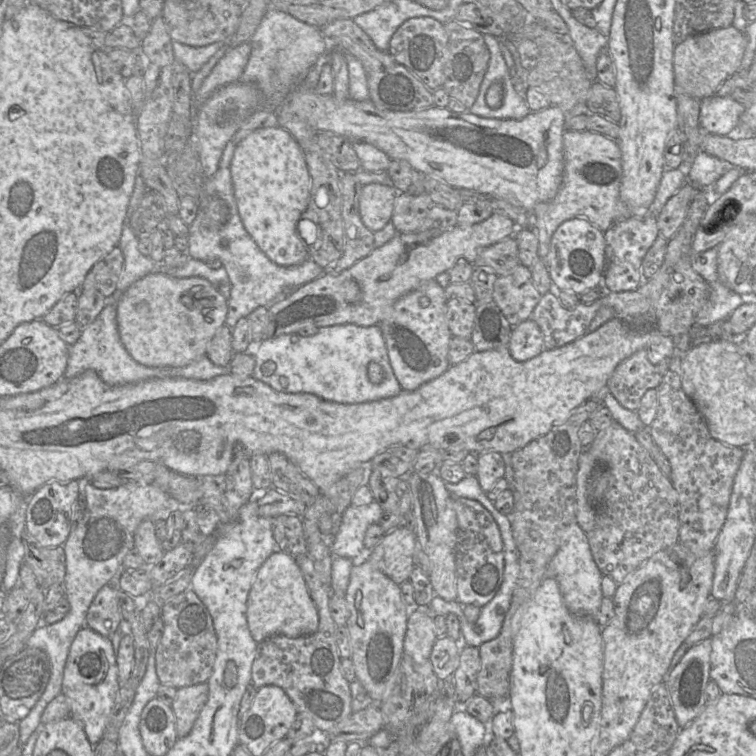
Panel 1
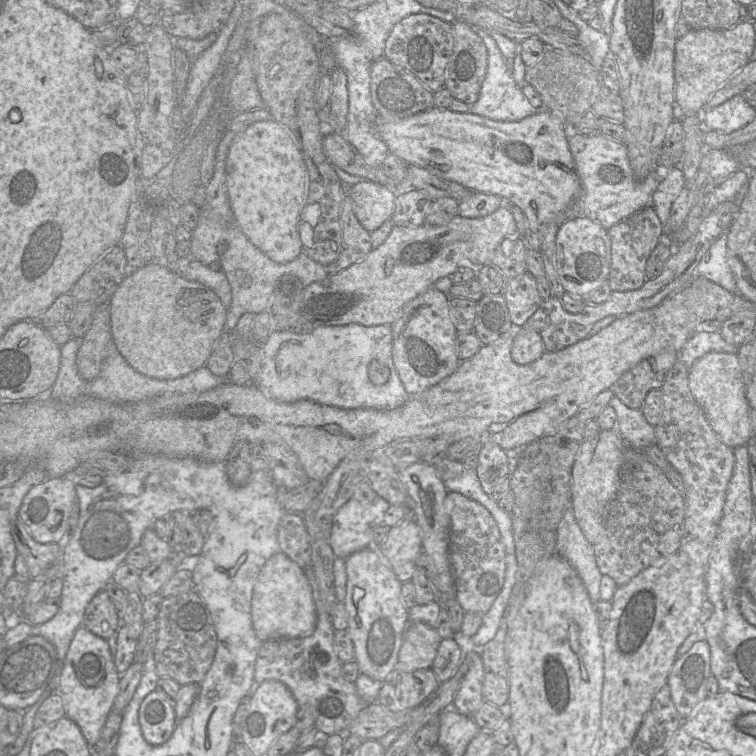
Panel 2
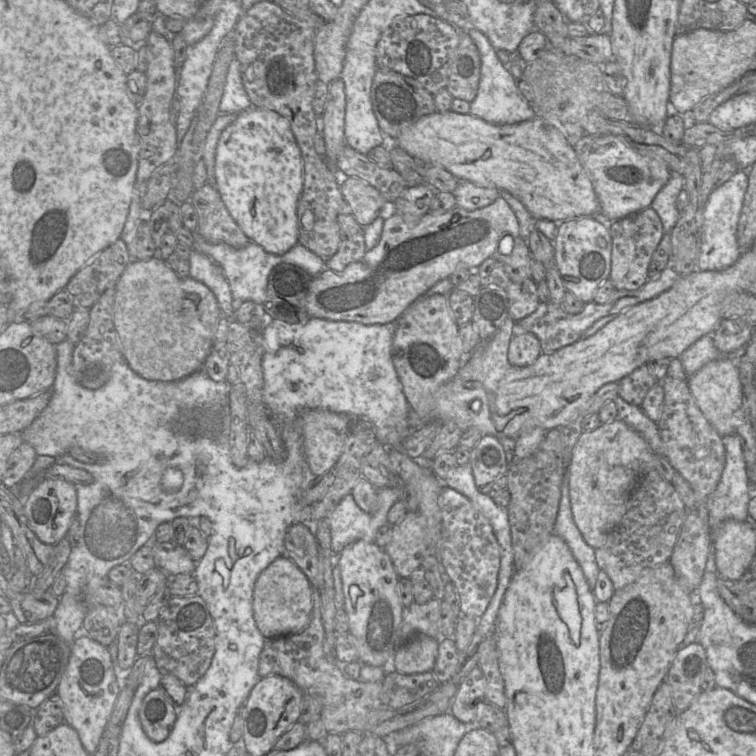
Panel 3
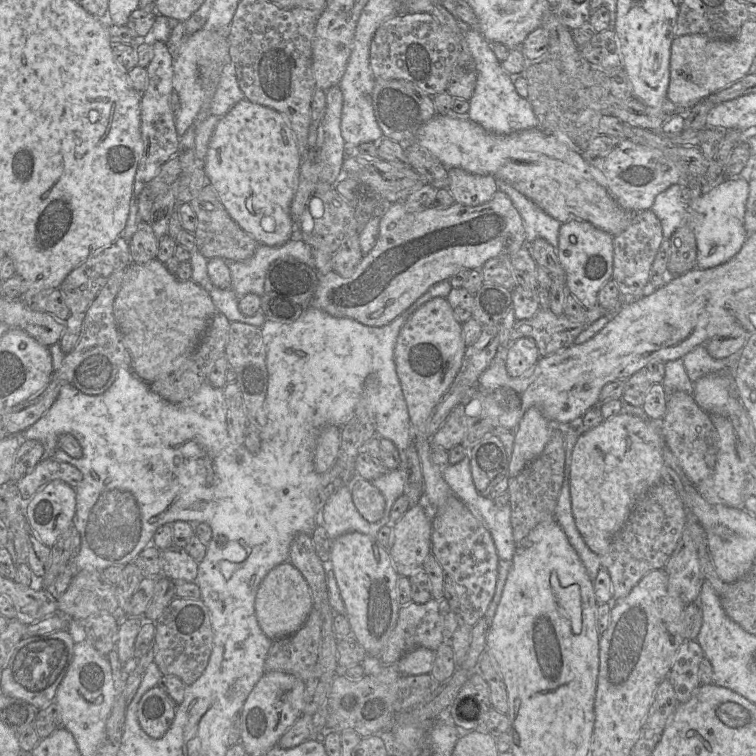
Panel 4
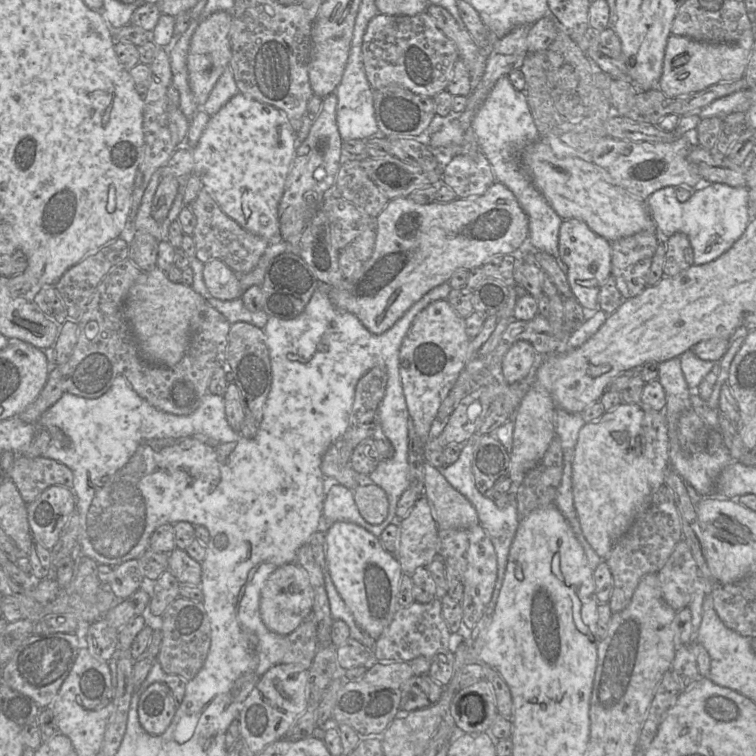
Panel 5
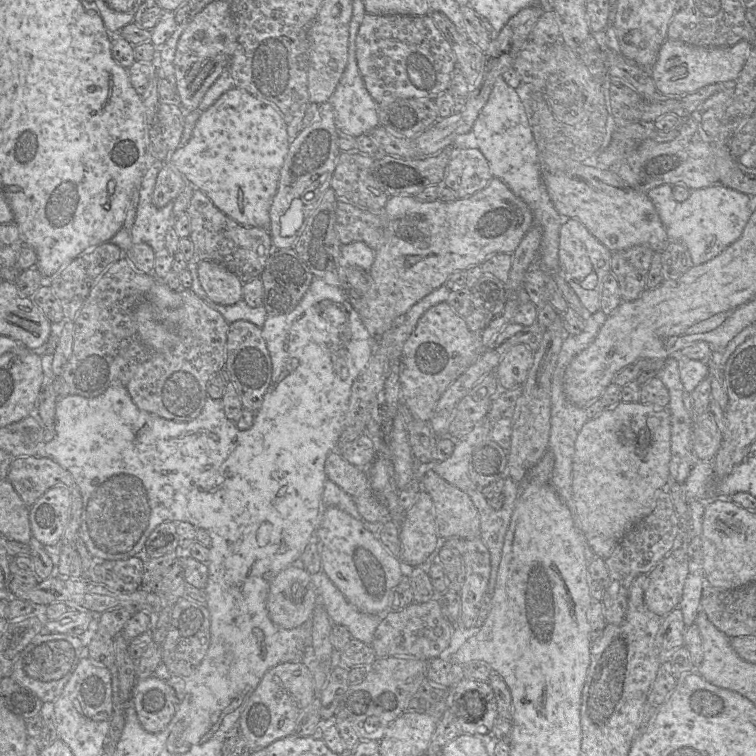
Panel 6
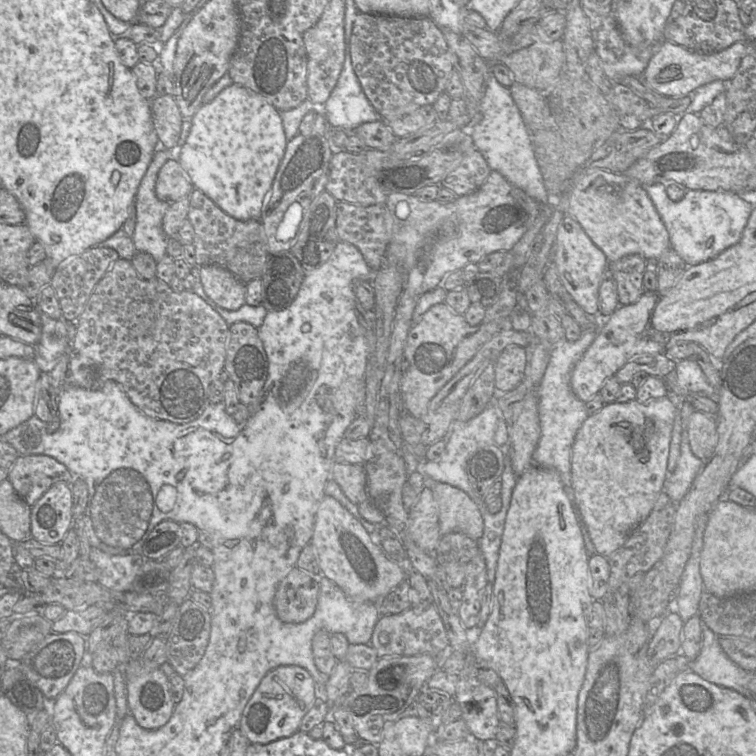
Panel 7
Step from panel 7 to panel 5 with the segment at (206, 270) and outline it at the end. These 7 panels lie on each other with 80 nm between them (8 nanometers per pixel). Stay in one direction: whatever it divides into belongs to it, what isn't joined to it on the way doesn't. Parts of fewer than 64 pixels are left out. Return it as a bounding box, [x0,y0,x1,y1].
[203,259,242,301]

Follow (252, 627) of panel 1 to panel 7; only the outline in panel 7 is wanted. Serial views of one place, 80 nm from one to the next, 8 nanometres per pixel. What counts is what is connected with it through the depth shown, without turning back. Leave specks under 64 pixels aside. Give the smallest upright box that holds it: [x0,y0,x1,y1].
[273,567,322,623]

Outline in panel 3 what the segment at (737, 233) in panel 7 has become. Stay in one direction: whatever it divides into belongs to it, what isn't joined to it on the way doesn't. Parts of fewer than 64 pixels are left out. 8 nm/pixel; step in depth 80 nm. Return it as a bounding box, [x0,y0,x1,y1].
[651,170,749,271]

